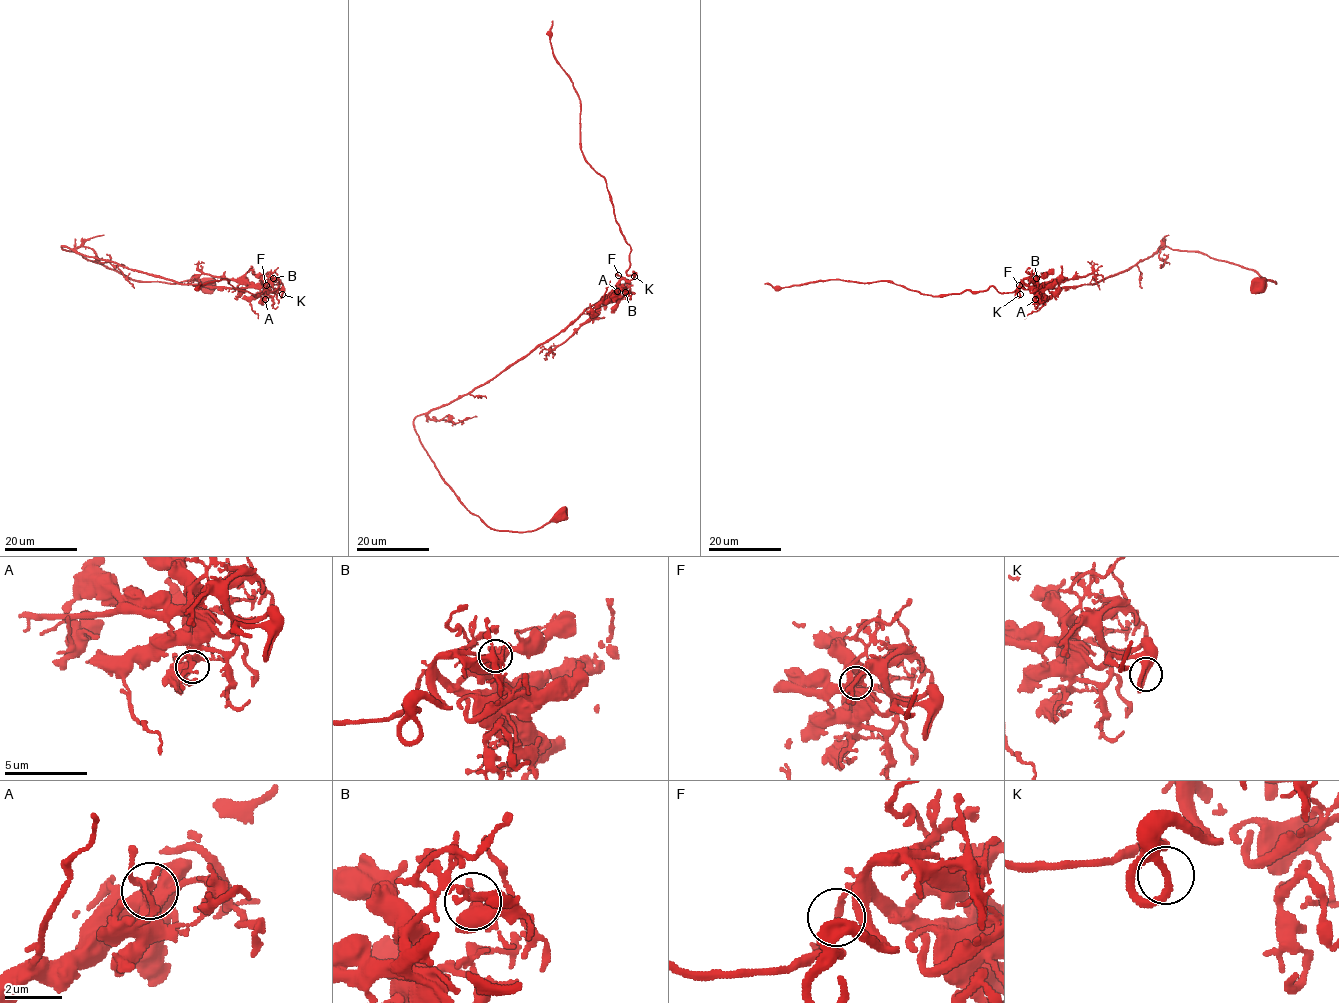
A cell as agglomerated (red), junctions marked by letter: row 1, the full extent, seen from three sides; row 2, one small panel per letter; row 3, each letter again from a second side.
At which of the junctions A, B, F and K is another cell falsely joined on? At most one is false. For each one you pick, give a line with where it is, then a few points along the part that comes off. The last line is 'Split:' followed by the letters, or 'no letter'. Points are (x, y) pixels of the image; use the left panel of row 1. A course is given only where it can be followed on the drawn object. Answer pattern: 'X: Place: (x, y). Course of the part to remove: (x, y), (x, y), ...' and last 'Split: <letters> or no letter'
Split: no letter

